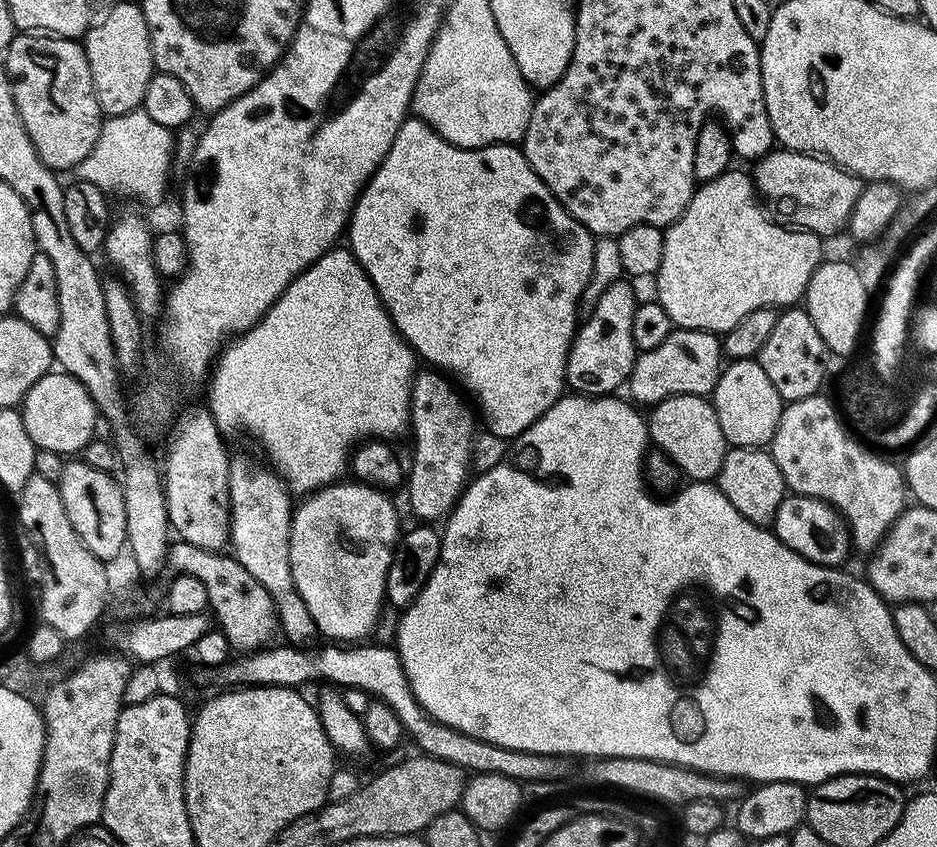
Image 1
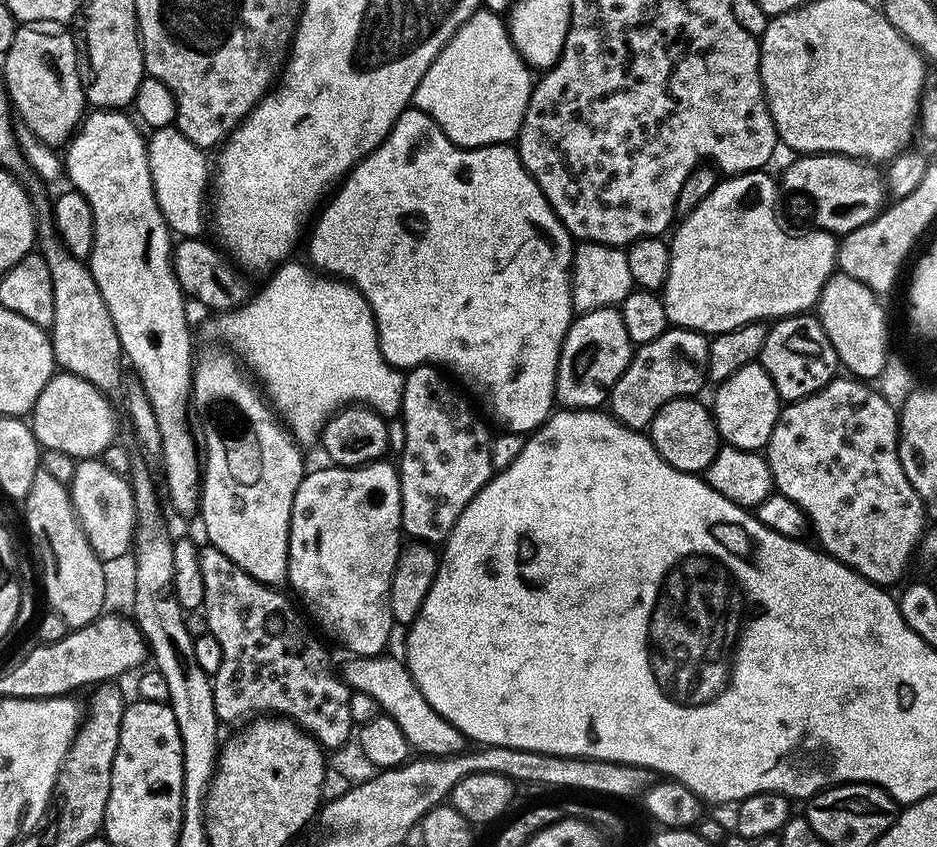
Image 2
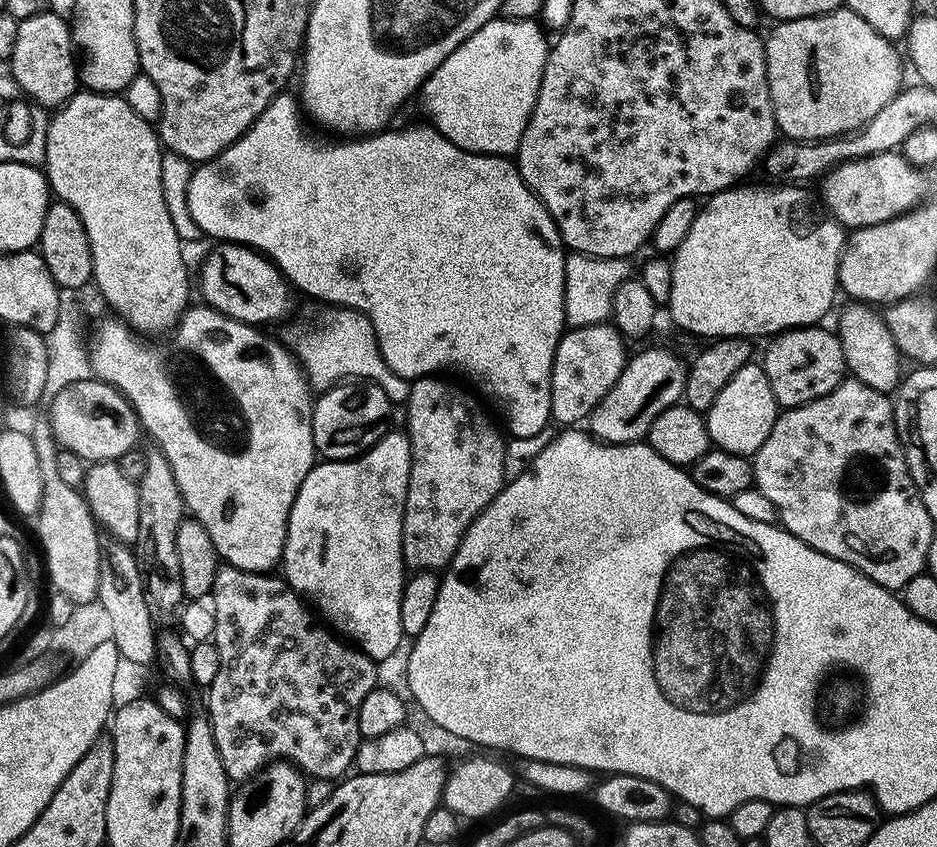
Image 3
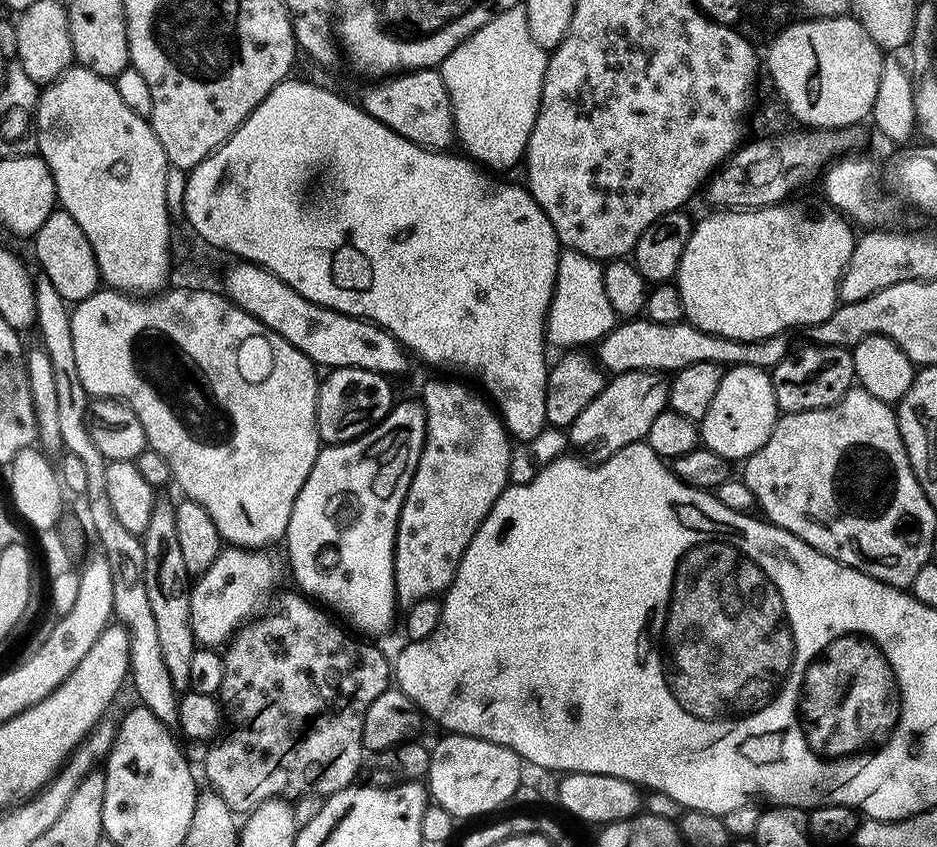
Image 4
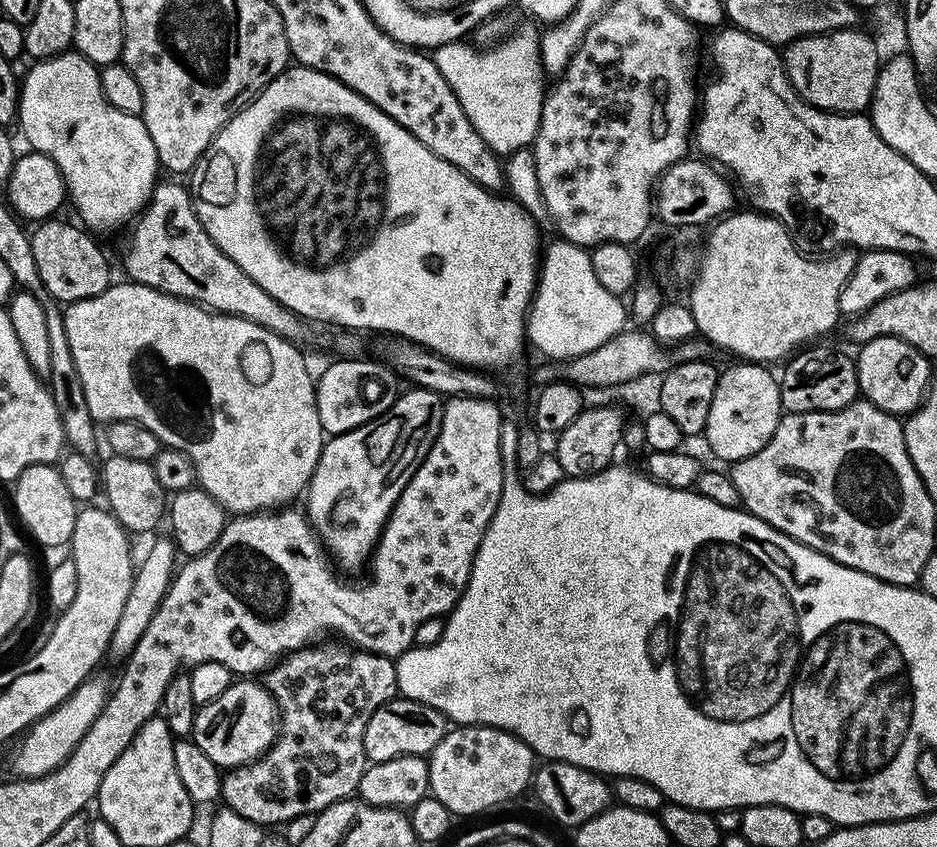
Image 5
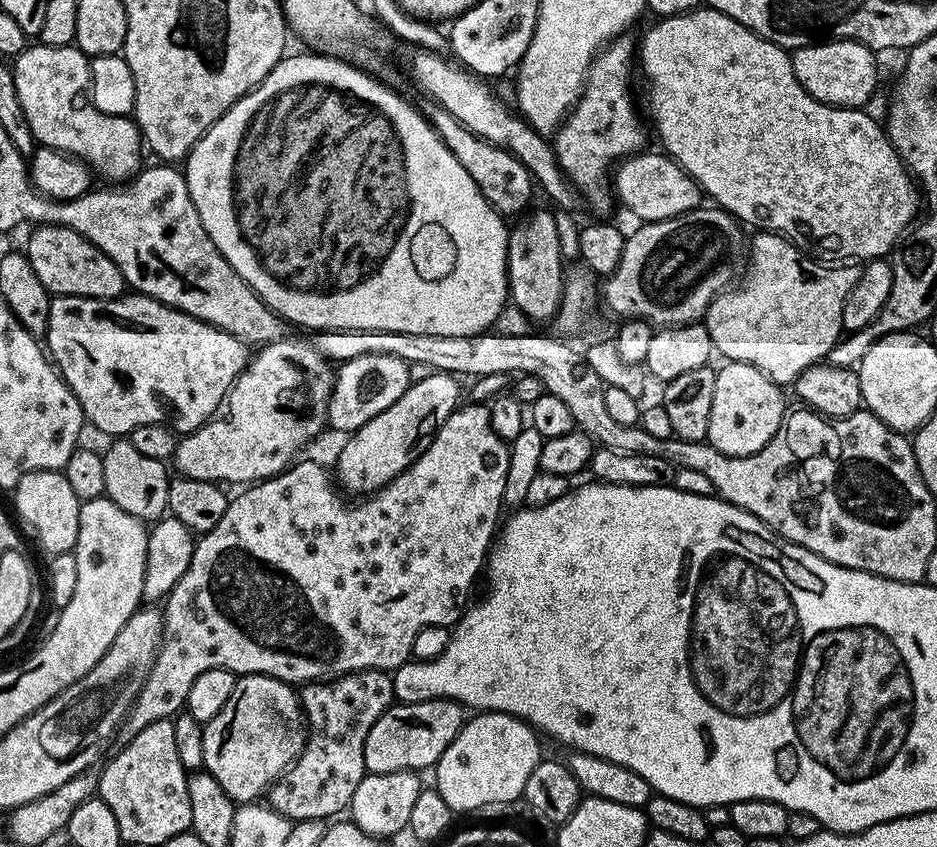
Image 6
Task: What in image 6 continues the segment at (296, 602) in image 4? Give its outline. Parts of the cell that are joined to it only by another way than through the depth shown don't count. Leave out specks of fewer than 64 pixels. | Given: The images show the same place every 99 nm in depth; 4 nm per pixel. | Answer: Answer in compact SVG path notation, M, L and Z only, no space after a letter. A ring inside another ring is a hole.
M351 672L349 676L337 676L327 682L313 682L305 684L298 692L300 699L300 707L303 708L303 715L306 717L306 739L304 748L300 752L300 756L293 761L291 767L280 779L268 788L266 793L266 804L278 814L293 822L301 820L322 820L327 821L329 818L336 818L340 811L347 809L354 798L354 790L358 790L358 782L362 782L362 778L366 775L364 770L364 743L366 742L366 734L370 734L370 726L374 726L374 722L378 722L378 718L382 718L382 714L387 708L391 708L394 703L392 695L392 677L386 672Z

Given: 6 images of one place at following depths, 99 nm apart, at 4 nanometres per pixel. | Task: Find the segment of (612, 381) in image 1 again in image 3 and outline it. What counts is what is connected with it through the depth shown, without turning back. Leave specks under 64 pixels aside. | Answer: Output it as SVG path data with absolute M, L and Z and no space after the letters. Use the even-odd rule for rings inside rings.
M608 322L569 327L565 331L558 342L552 363L550 406L552 407L552 420L555 423L564 424L560 426L576 426L579 425L576 424L579 420L580 423L587 421L594 406L598 406L598 402L602 402L602 398L610 390L610 386L614 386L614 382L618 382L625 364L630 359L630 352L624 349L624 344L626 344L625 337L621 336L620 331Z

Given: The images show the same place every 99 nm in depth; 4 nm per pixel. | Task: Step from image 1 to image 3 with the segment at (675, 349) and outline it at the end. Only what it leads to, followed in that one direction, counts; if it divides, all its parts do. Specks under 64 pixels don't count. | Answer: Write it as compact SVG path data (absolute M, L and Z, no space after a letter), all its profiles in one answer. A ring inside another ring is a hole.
M648 348L631 357L625 364L618 382L610 386L610 390L594 406L586 421L586 428L595 439L605 444L635 445L648 435L650 426L654 426L654 418L662 414L672 404L681 403L688 364L676 352L668 348Z

